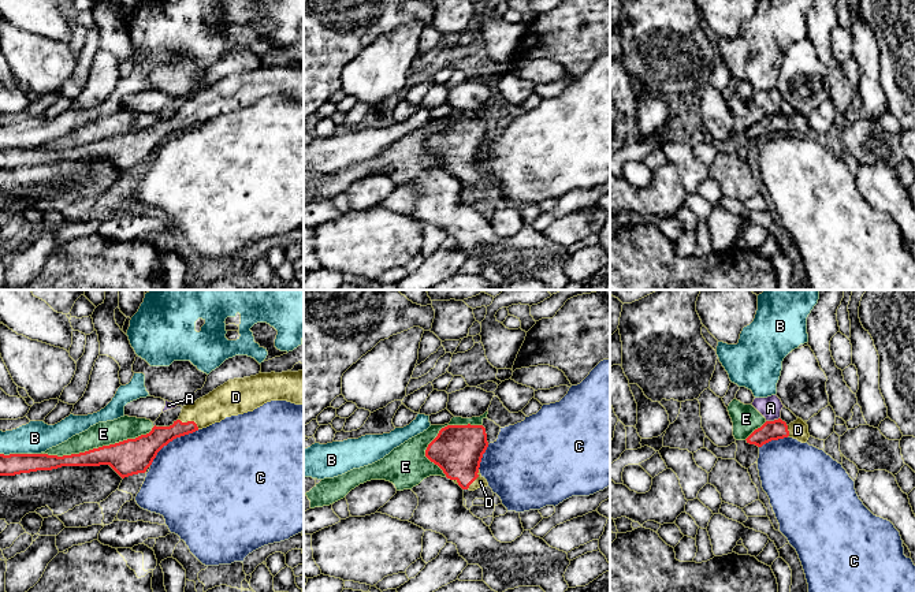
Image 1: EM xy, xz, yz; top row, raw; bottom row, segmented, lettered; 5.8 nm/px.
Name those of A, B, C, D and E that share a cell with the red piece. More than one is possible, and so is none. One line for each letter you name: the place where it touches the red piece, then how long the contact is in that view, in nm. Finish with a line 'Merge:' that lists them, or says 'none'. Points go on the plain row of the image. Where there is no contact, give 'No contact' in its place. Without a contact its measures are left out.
D: Touches red at xy (189, 115). Shared border 140 nm
Merge: D

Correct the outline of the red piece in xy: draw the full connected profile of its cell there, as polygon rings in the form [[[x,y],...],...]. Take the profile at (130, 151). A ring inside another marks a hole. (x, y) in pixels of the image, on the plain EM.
[[[304,64],[282,67],[258,67],[256,70],[228,74],[208,89],[193,97],[183,100],[176,115],[170,120],[153,120],[146,129],[135,133],[127,133],[115,138],[103,139],[79,148],[48,149],[48,148],[0,148],[0,170],[15,170],[37,164],[52,164],[62,160],[100,160],[109,159],[122,172],[145,167],[152,159],[157,146],[176,131],[193,127],[226,111],[253,105],[271,94],[287,94],[295,98],[304,98]]]

